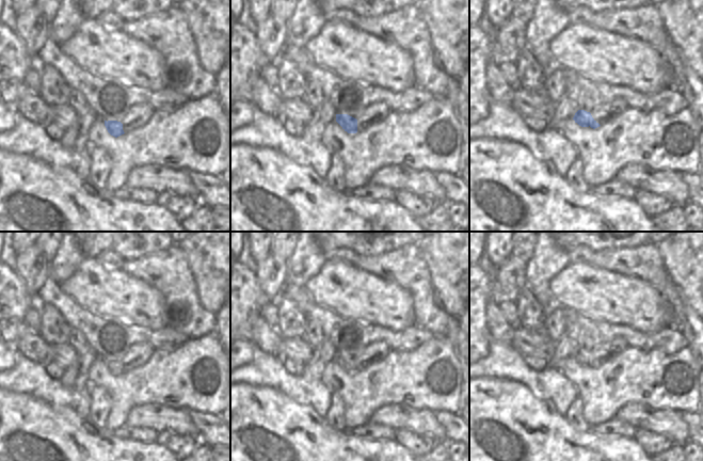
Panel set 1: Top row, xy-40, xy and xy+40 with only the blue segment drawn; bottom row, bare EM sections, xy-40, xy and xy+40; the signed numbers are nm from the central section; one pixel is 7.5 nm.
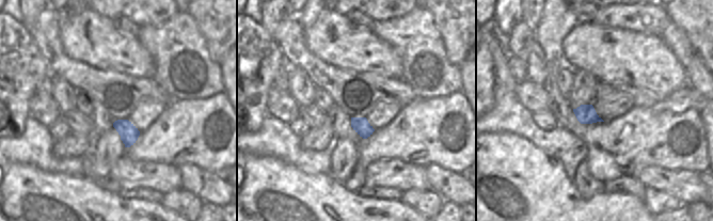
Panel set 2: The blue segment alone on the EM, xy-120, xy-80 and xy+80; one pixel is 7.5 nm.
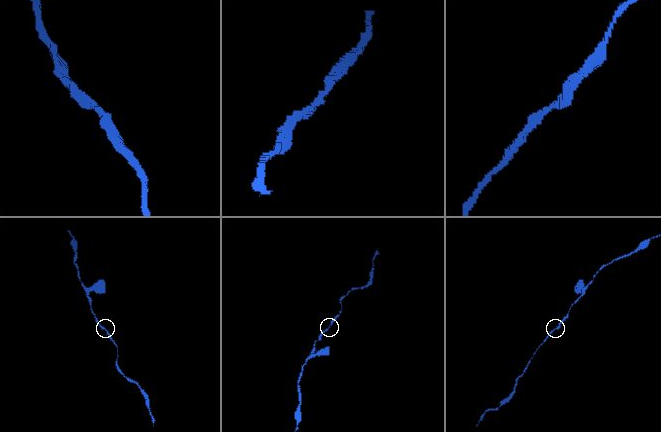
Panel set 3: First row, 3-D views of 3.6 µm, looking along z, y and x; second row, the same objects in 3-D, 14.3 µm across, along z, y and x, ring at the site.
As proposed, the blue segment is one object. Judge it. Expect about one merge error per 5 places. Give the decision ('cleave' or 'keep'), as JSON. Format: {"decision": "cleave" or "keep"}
{"decision": "keep"}

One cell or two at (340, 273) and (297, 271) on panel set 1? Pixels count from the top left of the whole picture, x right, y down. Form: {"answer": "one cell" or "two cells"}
{"answer": "two cells"}

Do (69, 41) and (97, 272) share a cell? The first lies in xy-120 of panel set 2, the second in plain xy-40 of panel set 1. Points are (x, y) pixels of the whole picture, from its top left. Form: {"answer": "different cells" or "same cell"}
{"answer": "same cell"}

